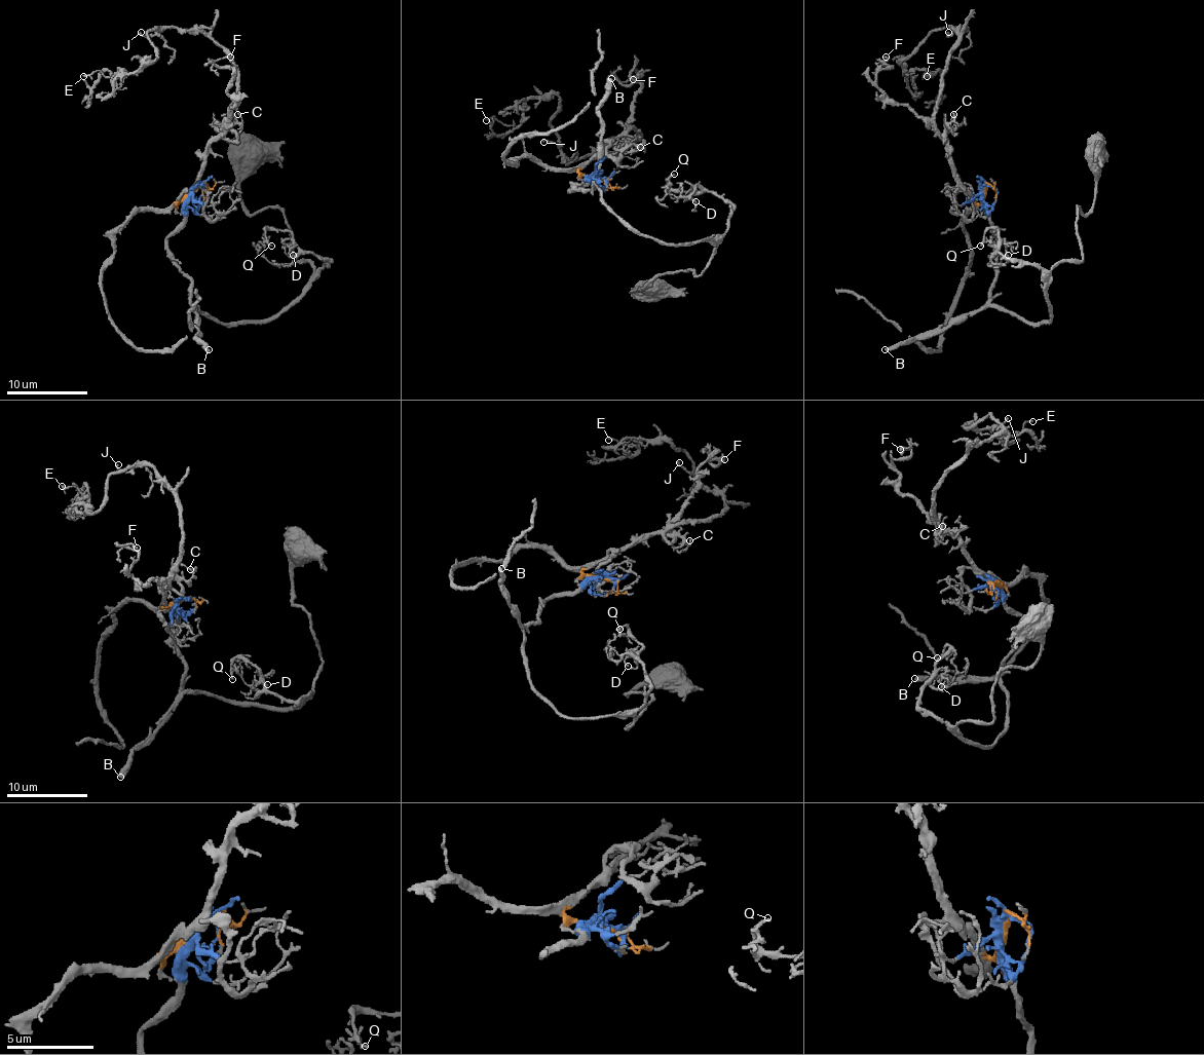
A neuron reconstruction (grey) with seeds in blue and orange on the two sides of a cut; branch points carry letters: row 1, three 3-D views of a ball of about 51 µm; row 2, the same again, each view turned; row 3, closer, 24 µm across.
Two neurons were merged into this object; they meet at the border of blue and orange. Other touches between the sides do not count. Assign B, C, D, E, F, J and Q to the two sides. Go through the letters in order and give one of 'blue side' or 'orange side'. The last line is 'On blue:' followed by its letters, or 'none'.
B: blue side
C: orange side
D: blue side
E: orange side
F: orange side
J: orange side
Q: blue side
On blue: B, D, Q

